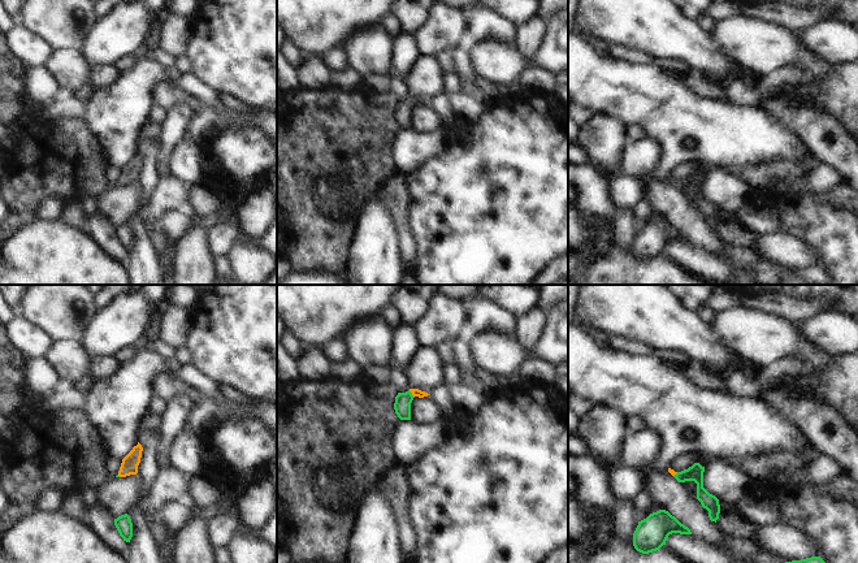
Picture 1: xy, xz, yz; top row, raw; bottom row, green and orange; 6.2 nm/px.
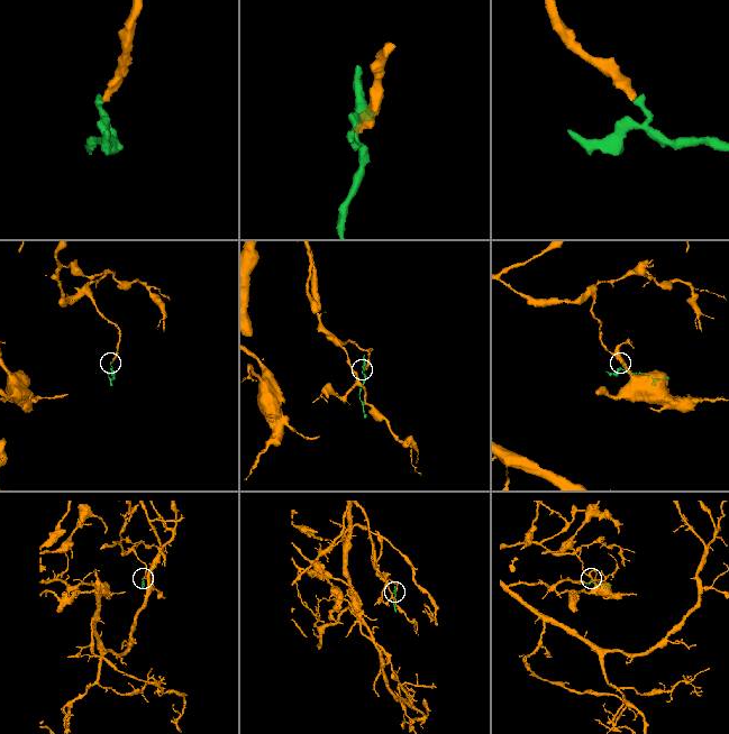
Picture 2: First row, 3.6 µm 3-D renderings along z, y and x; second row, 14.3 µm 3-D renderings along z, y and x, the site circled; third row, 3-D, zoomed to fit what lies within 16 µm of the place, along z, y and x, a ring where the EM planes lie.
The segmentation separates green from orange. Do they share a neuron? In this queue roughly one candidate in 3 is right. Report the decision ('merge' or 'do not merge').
merge

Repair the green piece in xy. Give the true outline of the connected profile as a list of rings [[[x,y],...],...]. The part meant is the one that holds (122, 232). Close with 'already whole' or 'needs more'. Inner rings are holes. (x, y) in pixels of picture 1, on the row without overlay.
[[[127,222],[118,225],[114,228],[114,234],[124,250],[130,251],[133,246],[133,231],[130,225]]]; already whole

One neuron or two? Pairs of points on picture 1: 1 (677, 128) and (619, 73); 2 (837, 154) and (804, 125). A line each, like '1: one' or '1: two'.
1: one
2: one

